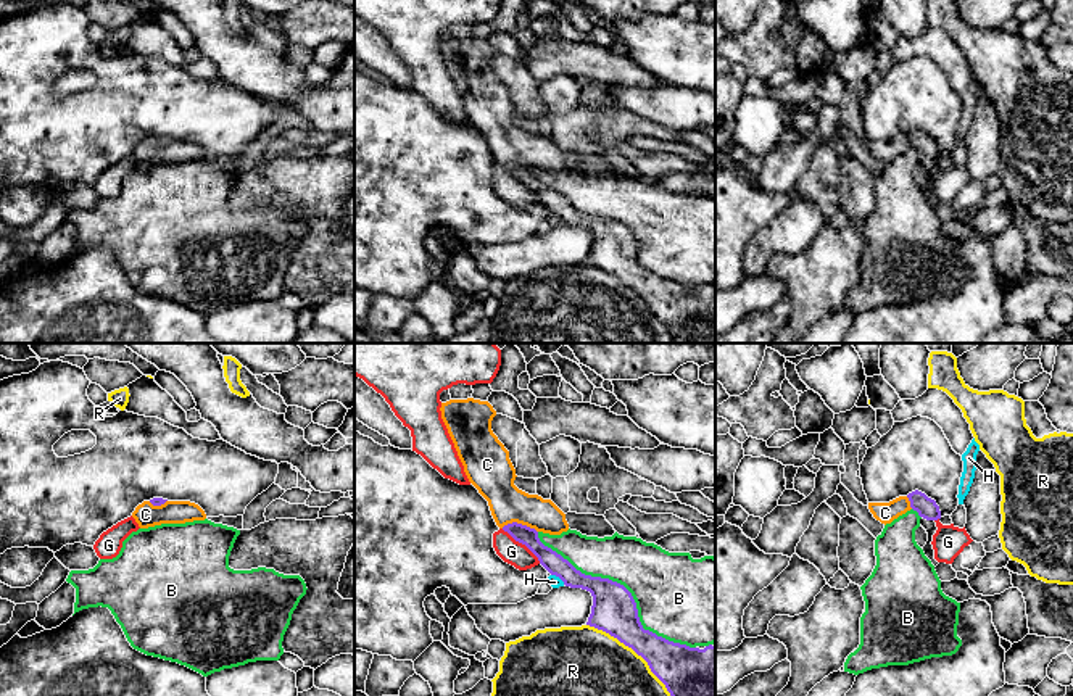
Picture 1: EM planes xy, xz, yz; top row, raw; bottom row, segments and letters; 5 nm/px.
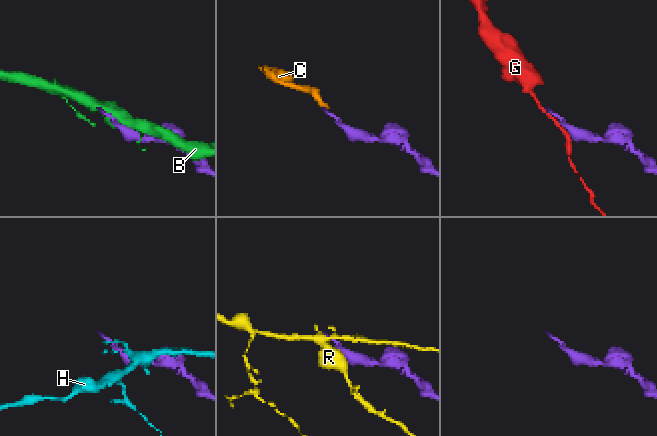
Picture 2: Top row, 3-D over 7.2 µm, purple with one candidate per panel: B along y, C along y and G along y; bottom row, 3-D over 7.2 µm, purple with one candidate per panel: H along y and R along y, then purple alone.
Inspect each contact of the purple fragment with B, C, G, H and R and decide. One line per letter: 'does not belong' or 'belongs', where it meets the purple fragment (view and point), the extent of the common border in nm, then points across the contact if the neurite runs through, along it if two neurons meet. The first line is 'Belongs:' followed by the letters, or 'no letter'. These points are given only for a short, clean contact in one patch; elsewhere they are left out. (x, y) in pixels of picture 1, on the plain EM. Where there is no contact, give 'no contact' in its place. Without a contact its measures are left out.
Belongs: C
B: does not belong; contact xz (624, 226); length 1000 nm
C: belongs; contact xz (519, 163); length 190 nm; way xz (551, 200), (519, 163), (519, 155), (495, 120)
G: does not belong; contact xz (522, 182); length 260 nm; border xz (501, 168), (521, 181), (540, 202)
H: does not belong; contact xz (558, 215); length 90 nm; border xz (551, 213), (564, 223)
R: does not belong; contact xz (637, 292); length 600 nm

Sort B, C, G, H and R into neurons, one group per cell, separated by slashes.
B / C / G / H / R

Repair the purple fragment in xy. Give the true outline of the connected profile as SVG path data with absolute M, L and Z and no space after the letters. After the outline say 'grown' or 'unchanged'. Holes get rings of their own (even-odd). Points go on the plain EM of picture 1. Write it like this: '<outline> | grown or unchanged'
M153 137L139 143L132 151L132 156L140 168L148 168L161 163L205 160L206 153L198 143L190 140Z | grown

